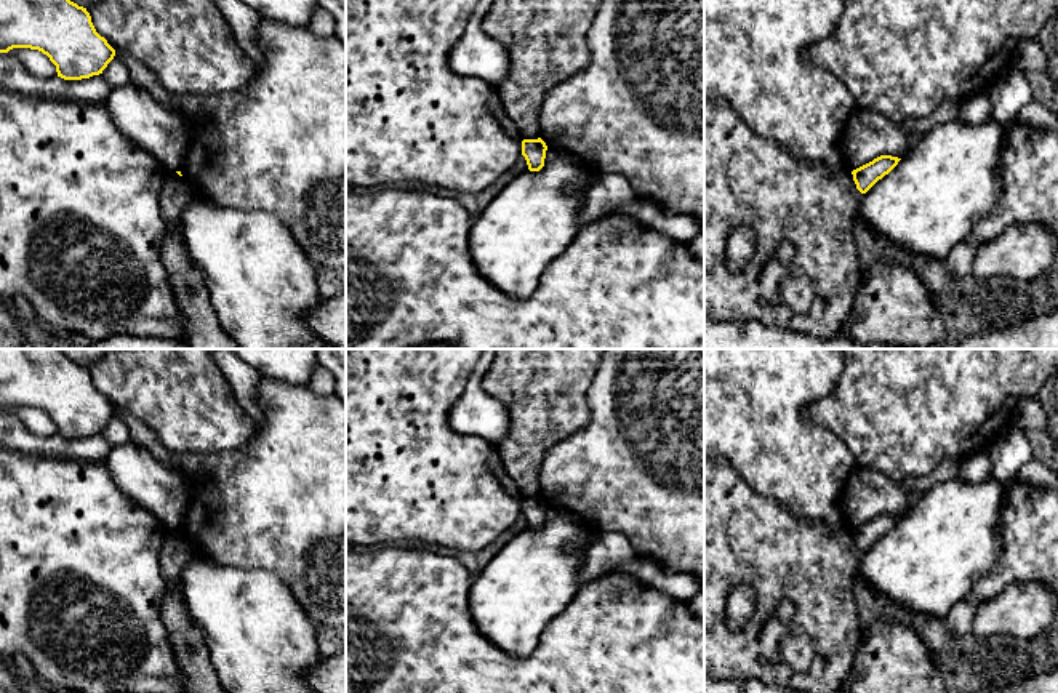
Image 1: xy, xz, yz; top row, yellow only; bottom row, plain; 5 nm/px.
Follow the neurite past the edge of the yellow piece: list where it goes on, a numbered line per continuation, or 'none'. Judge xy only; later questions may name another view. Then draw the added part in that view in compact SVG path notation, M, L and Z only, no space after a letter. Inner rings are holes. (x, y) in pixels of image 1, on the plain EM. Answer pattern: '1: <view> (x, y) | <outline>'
none

